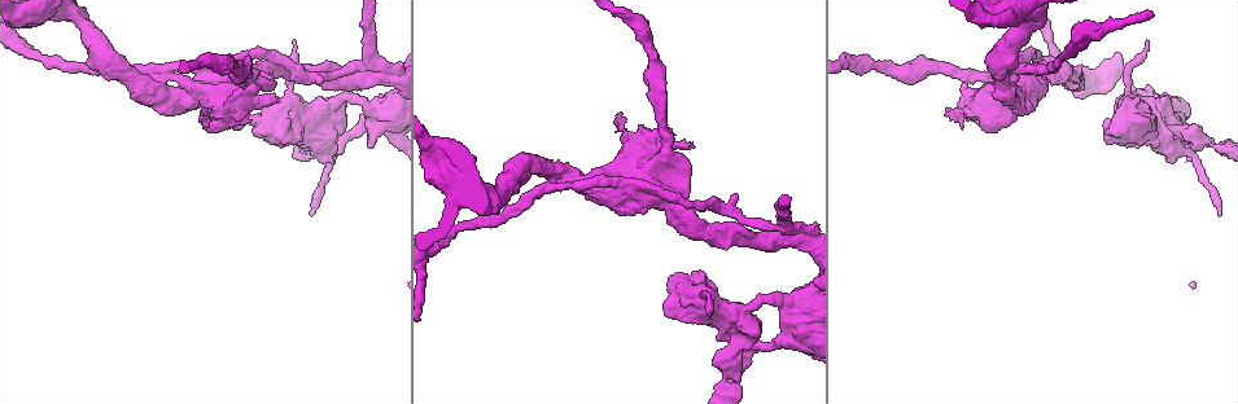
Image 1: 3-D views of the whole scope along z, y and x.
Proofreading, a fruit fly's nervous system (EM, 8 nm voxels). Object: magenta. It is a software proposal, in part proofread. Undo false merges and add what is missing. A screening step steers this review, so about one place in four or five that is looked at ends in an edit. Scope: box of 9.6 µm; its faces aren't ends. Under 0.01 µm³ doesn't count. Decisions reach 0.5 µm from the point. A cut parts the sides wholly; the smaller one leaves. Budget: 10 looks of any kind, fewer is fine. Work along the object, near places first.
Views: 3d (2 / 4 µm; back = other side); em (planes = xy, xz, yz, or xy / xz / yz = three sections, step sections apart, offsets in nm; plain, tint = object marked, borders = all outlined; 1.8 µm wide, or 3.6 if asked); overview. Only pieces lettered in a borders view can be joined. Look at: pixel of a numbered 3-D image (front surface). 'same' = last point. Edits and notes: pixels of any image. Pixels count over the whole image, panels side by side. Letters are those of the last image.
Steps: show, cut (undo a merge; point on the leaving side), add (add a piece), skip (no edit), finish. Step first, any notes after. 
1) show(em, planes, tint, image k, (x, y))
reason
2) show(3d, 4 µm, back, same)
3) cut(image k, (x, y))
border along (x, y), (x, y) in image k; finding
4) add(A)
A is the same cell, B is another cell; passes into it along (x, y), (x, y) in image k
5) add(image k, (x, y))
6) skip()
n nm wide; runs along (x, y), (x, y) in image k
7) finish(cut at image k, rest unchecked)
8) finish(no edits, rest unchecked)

show(3d, 4 µm, image 1, (371, 106))
calibre changes

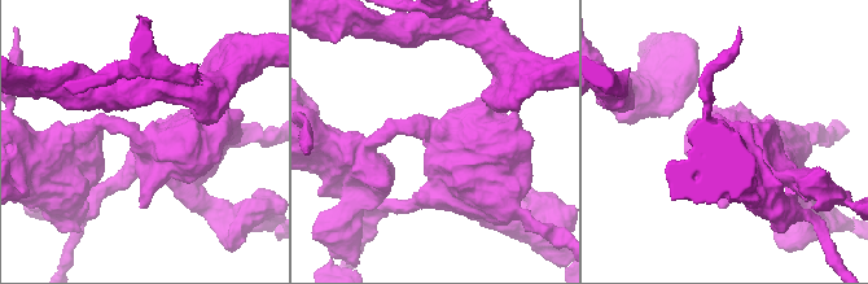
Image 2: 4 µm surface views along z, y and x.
show(em, 3.6 µm, planes, borders, image 2, (149, 138))

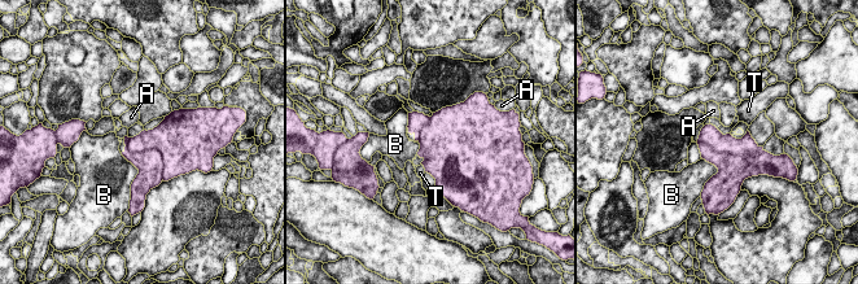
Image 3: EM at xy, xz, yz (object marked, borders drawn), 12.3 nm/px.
cut(image 3, (149, 164))
A, B and T are other cells; border along (128, 138), (163, 179) in image 3; two cells meet here

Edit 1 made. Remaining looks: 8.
show(overview)
see it whole again

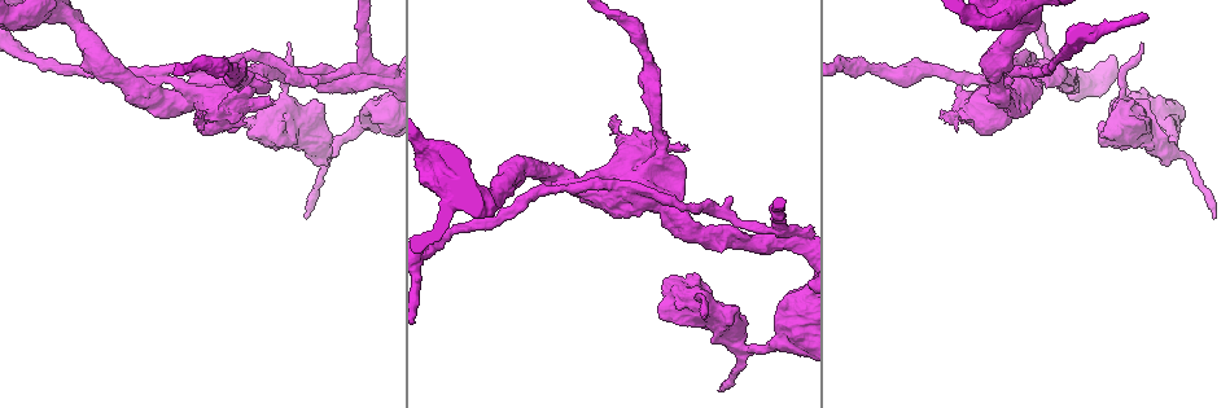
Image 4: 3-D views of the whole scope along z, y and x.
show(em, yz, step 8, tint, image 4, (782, 240))
three arms meet

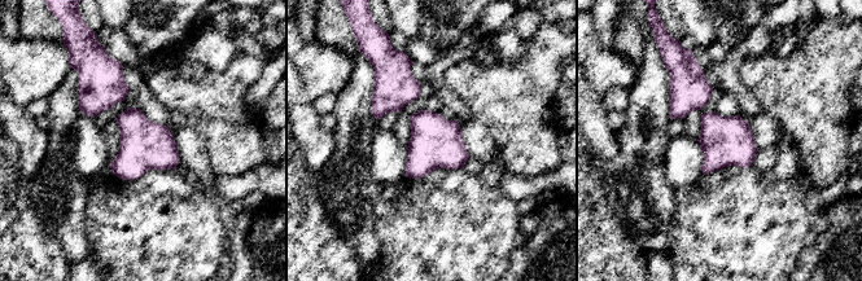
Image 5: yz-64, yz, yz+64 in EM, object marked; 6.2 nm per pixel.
show(em, planes, tint, same)

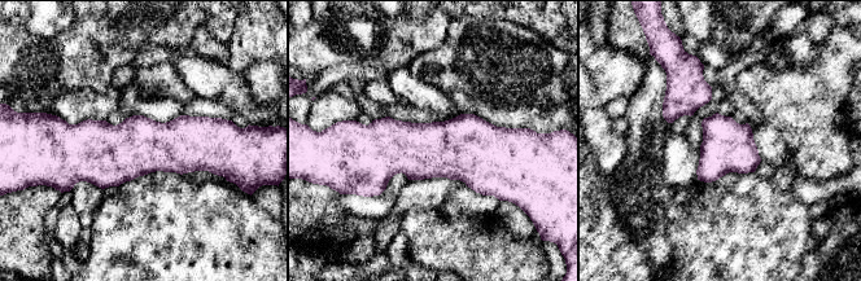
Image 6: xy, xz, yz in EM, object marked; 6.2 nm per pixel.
show(em, planes, borders, same)

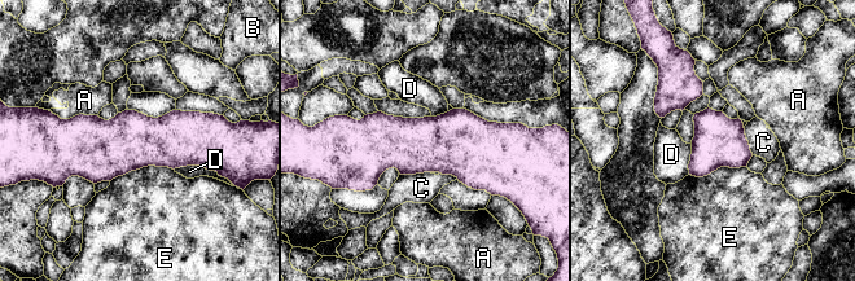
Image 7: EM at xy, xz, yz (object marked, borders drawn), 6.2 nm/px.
skip()
320 nm wide; A, B, C, D and E are other cells; border along (174, 168), (202, 166), (218, 175) in image 7; one cell here

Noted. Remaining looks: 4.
show(3d, 4 µm, image 4, (636, 170))

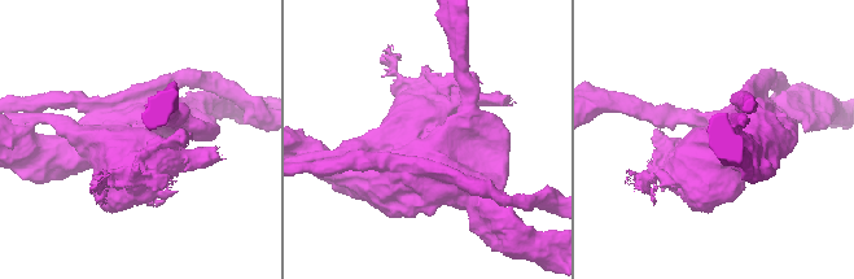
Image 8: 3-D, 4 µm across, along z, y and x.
show(em, 3.6 µm, planes, borders, image 8, (430, 142))
shape alone is not enough

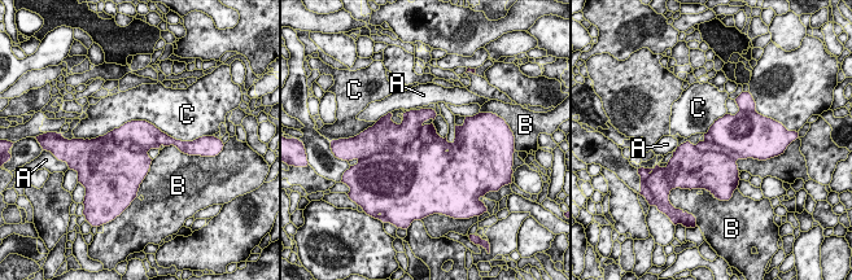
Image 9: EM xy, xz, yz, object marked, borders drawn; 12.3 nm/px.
skip()
550 nm wide; A, B and C are other cells; border along (91, 138), (148, 121), (179, 140) in image 9; continuous, no second cell

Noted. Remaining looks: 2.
finish(cut at image 3, rest unchecked)

